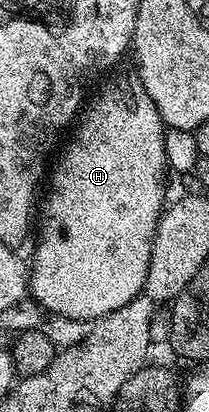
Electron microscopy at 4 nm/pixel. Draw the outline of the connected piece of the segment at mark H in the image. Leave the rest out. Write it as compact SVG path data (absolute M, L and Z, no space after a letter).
M136 75L111 82L78 127L53 173L45 218L41 221L41 238L27 273L28 292L46 314L89 323L123 307L144 290L153 236L167 201L165 133L167 126Z

